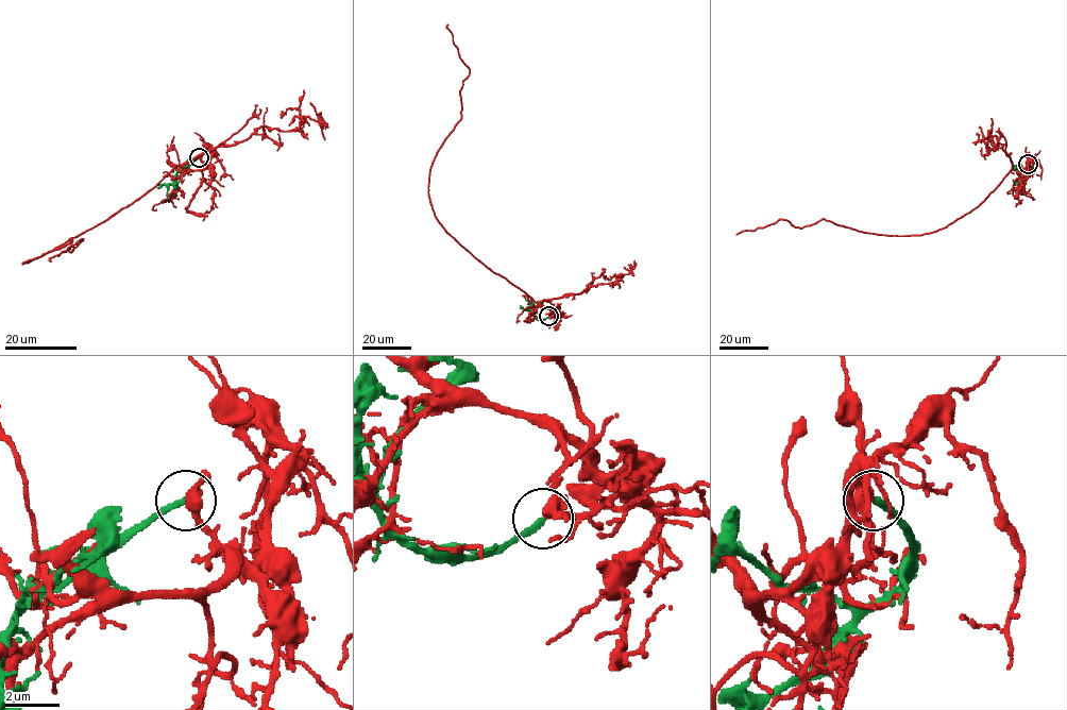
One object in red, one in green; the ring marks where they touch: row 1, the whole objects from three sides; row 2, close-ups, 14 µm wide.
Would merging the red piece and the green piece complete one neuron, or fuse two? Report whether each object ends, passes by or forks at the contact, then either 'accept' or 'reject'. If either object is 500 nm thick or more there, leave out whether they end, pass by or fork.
red passes by; green ends there; reject

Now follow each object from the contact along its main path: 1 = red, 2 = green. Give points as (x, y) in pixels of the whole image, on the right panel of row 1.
1: (1028, 164), (1012, 169), (971, 212), (930, 233), (879, 235), (822, 219), (799, 227), (779, 219), (737, 234)
2: (1028, 164), (1032, 170), (1012, 192)

